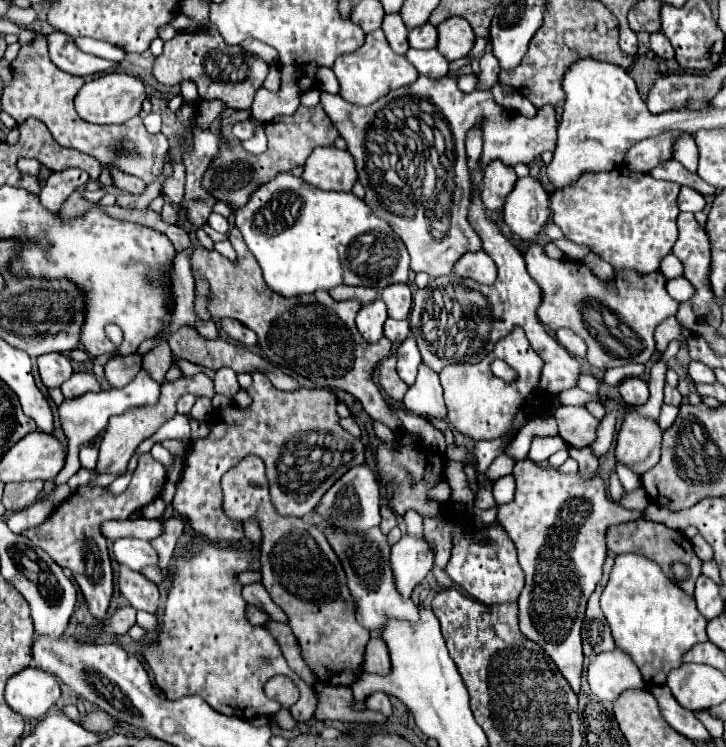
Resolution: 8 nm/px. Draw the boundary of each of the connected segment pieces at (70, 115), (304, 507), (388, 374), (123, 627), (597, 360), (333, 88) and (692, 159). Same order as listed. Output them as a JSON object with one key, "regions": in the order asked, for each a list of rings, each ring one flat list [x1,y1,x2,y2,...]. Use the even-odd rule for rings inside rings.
{"regions":[[[38,37,30,45,22,47,18,57,10,65,10,71,12,71,12,83,4,87,2,109,8,115,12,115,18,123,22,123,28,117,36,117,46,123,54,141,60,143,62,147,70,147,94,155,104,165,104,171,100,175,100,185,104,187,112,185,112,177,106,171,108,163,114,163,124,173,136,175,146,183,152,183,158,177,164,165,164,157,170,149,164,133,150,135,142,125,140,117,132,117,130,121,120,125,94,125,80,119,80,115,74,109,74,97,78,89,84,85,84,79,74,77,70,73,62,73,60,69,56,69,56,65,52,65,44,37],[36,87,48,87,48,89,44,89,42,95,36,99]],[[252,373,252,379,252,385,244,389,252,403,248,407,232,403,210,415,208,435,192,441,182,477,176,483,172,507,188,521,194,533,212,543,240,541,244,537,242,523,230,521,224,515,220,479,246,455,262,457,268,467,272,505,282,517,308,515,334,481,366,461,366,447,360,437,340,427,340,415,336,411,338,397,330,389,280,391,264,373]],[[392,353,390,357,386,357,378,371,380,371,380,387,382,387,382,393,392,401,392,403,402,403,402,397,404,393,408,391,408,385,398,377,396,371,397,357,396,353]],[[122,607,110,619,106,619,102,629,116,633,116,635,126,635,134,623,136,623,136,609,134,607]],[[538,243,526,251,524,261,544,295,542,305,538,307,538,319,550,329,568,327,580,335,588,345,588,363,598,369,648,363,656,351,656,327,678,311,678,301,666,293,666,277,660,271,646,277,640,277,640,273,616,273,614,281,602,281,582,261,552,259],[604,307,618,317,618,325,604,323]],[[324,67,324,69,318,69,316,71,316,81,318,81,318,87,322,91,330,91,330,93,338,93,338,81,336,81,336,75,332,69]],[[680,135,676,141,674,141,674,149,672,149,672,159,680,161,688,171,696,171,698,167,698,147,696,147,696,141,694,141,694,135]]]}

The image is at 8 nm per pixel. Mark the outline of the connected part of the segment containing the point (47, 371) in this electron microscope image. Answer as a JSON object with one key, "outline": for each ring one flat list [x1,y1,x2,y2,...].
{"outline":[[48,353,38,357,38,371,42,377,42,383,50,387,60,387,72,373,72,363,66,355,62,353]]}

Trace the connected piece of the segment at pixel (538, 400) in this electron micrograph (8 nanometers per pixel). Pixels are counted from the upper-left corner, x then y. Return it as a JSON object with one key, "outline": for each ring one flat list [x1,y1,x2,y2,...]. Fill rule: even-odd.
{"outline":[[514,329,512,333,508,333,508,337,502,337,502,341,494,345,494,351,488,353,476,365,446,365,440,371,440,383,444,389,444,401,450,423,472,439,504,439,504,437,512,439,514,419,518,413,522,413,526,407,534,411,546,411,550,405,550,399,544,393,538,393,540,367,542,367,540,355,530,347,522,329],[492,359,506,361,518,373,518,377,506,383,504,379,492,375,490,371]]}

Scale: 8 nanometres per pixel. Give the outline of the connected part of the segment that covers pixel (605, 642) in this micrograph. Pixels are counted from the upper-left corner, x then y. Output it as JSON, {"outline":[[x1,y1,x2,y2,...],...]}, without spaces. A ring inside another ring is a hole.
{"outline":[[608,555,606,563,604,563,604,575,602,575,596,591,588,599,588,609,586,609,586,617,584,617,584,625,582,625,582,645,584,645,584,655,586,657,590,657,594,653,598,655,598,653,604,653,604,651,612,651,616,647,614,639,610,635,610,627,606,623,606,617,600,609,600,593,606,587,612,561,614,561,614,557]]}

